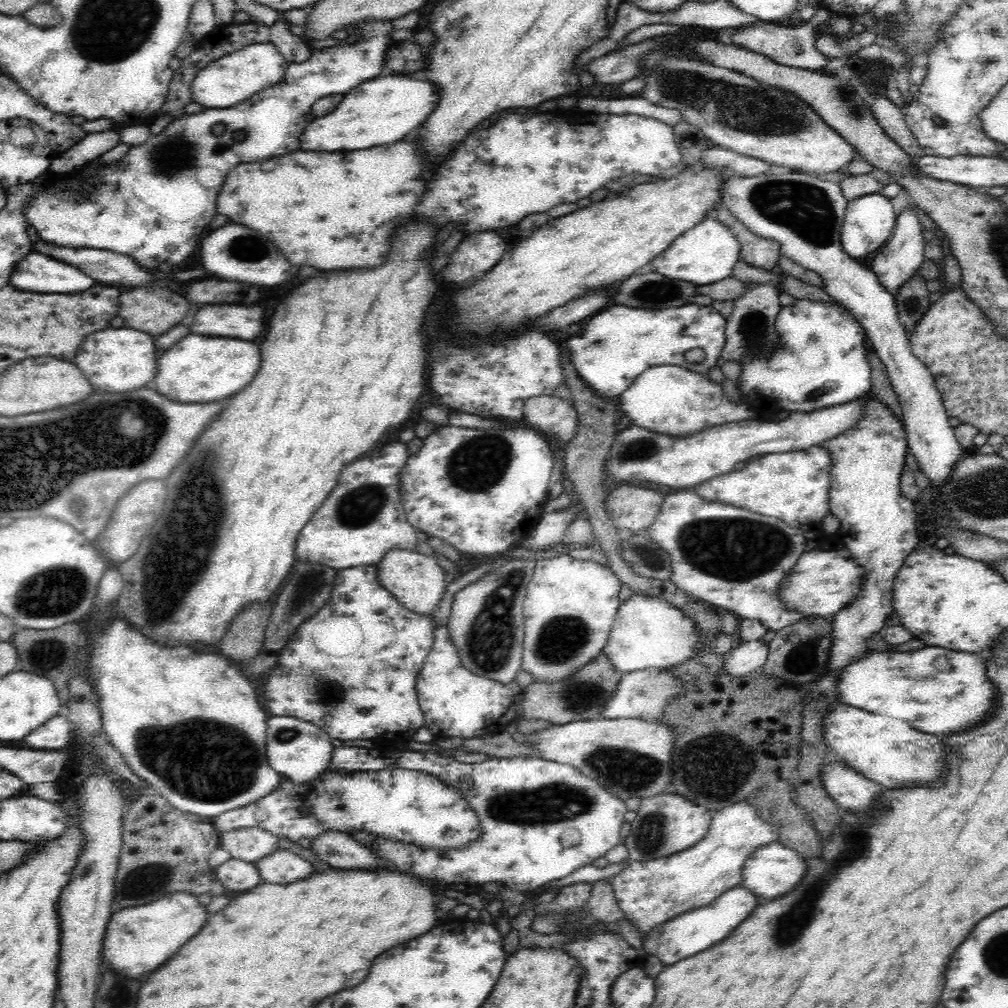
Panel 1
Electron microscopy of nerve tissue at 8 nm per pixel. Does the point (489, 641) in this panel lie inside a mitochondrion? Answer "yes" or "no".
yes

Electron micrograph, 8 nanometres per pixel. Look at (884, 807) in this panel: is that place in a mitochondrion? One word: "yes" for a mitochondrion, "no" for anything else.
yes

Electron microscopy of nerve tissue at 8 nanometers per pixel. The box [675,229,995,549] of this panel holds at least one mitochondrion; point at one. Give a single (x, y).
(754, 329)

